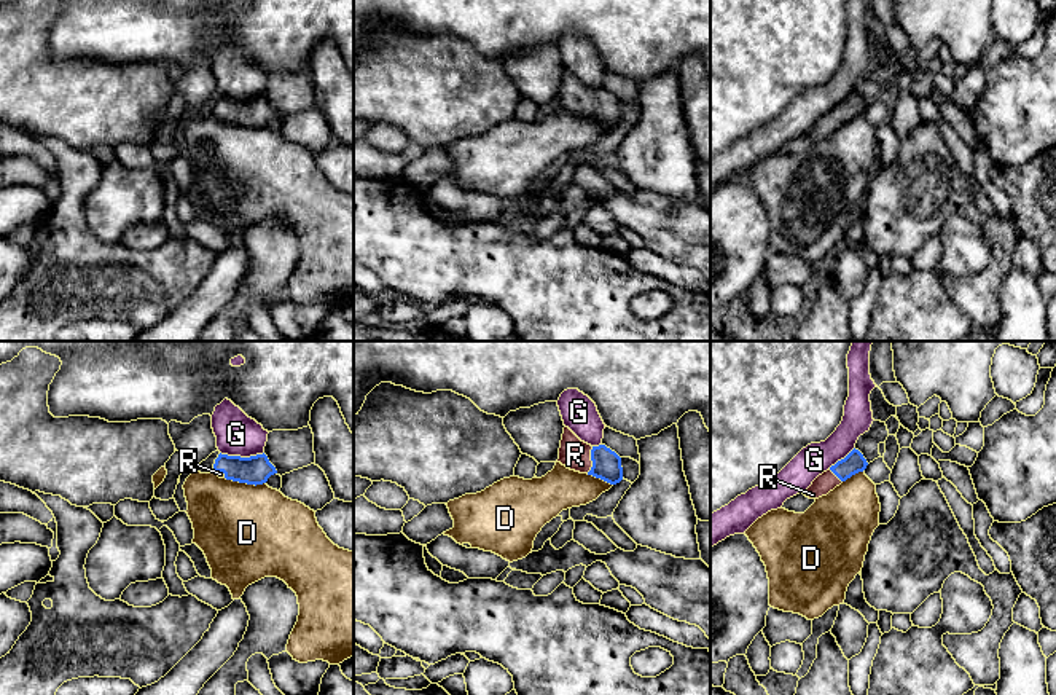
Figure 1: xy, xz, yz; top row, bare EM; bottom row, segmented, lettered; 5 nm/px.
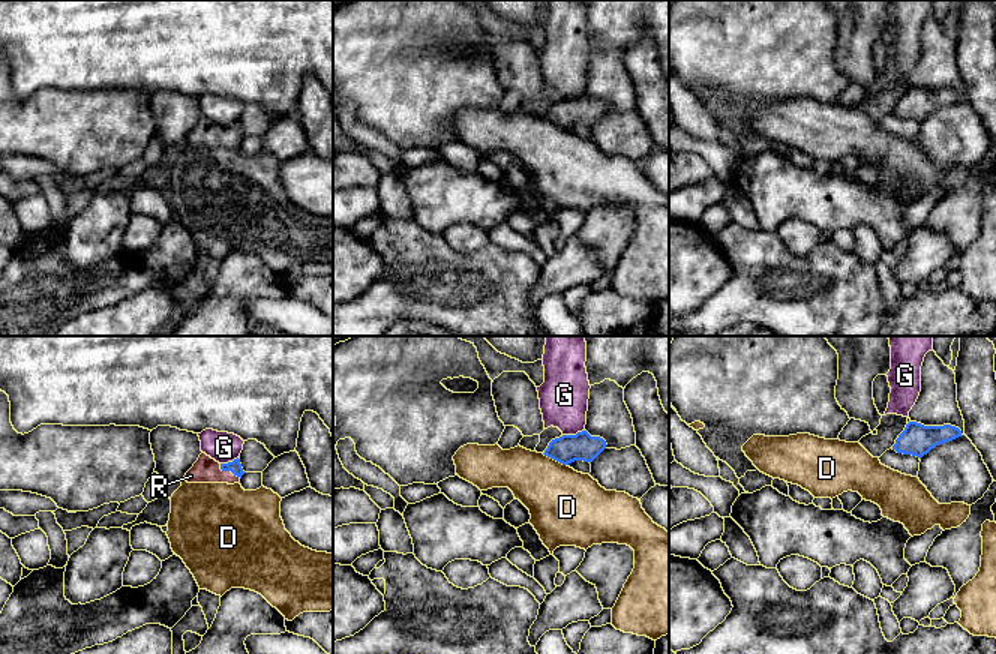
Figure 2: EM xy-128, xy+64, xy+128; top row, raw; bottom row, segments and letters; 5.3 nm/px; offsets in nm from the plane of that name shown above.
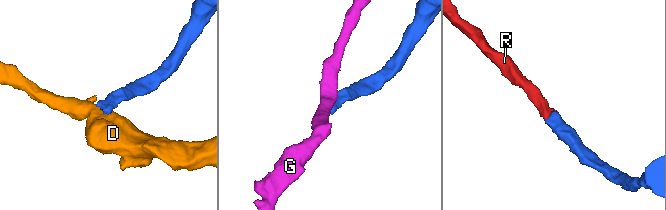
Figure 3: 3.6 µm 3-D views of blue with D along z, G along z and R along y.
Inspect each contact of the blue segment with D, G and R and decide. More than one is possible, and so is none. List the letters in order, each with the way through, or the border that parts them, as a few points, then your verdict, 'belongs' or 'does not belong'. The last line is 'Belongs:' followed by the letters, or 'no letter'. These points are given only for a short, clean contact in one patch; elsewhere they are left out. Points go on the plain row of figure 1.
D: border xy (225, 120), (234, 125), (265, 126); does not belong
G: does not belong
R: way xz (606, 107), (591, 102), (575, 98); belongs
Belongs: R

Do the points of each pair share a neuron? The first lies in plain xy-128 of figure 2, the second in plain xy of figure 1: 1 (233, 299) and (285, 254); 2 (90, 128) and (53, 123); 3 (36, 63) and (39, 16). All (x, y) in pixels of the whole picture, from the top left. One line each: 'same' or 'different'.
1: same
2: same
3: different

